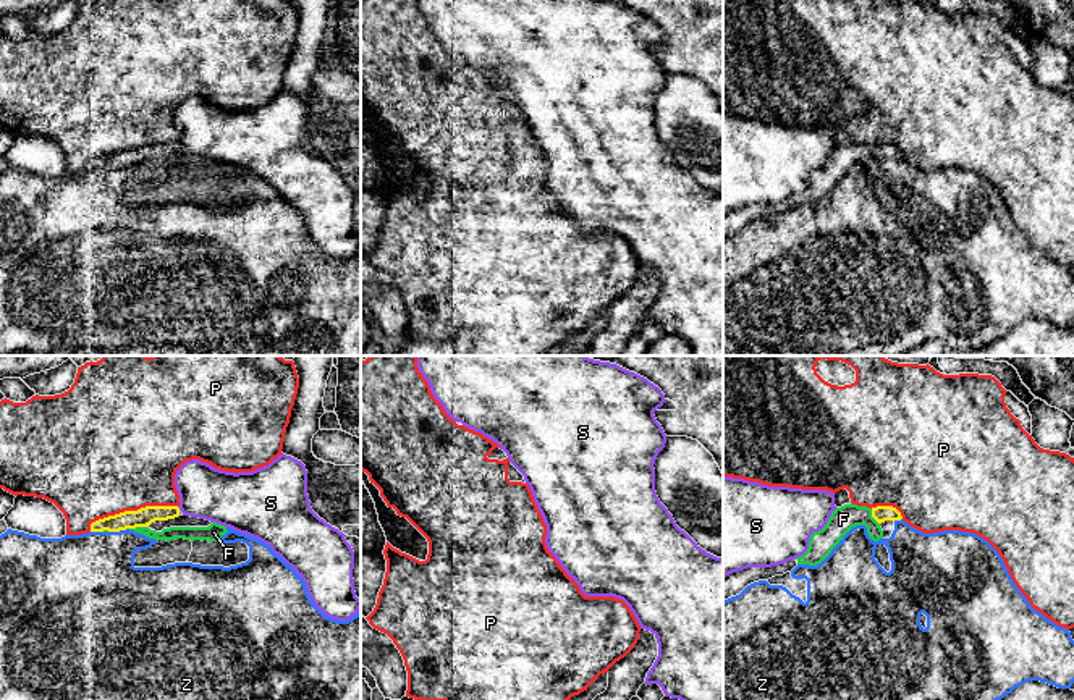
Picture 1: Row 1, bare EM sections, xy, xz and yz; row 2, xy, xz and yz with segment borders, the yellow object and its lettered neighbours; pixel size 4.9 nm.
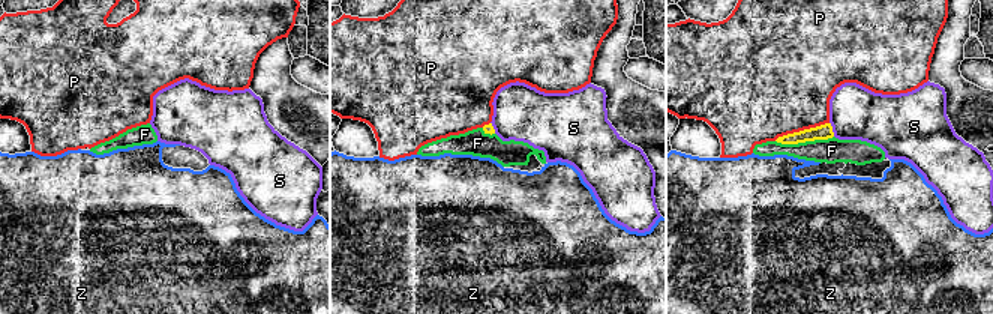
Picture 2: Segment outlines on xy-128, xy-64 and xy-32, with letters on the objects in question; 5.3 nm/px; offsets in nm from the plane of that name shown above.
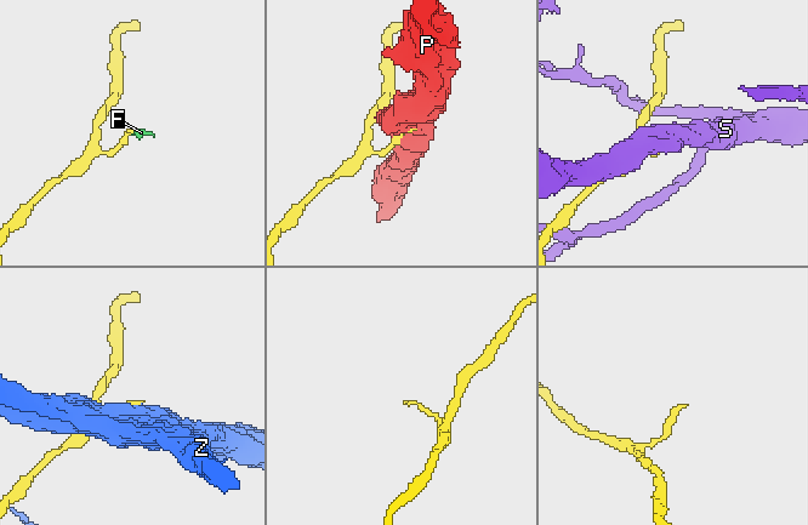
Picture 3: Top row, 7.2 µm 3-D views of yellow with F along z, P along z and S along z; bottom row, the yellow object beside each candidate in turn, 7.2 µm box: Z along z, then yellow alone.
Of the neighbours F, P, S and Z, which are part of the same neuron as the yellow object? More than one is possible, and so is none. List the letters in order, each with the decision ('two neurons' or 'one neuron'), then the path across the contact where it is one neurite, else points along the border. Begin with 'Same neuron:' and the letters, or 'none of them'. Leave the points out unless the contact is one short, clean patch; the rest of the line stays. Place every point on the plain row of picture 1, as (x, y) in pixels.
Same neuron: F
F: one neuron; runs through xy (130, 157), (138, 164), (151, 172), (173, 170)
P: two neurons
S: two neurons; border along xy (177, 144), (180, 147)
Z: two neurons

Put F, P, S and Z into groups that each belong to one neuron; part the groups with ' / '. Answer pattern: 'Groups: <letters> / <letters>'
Groups: F / P / S / Z

